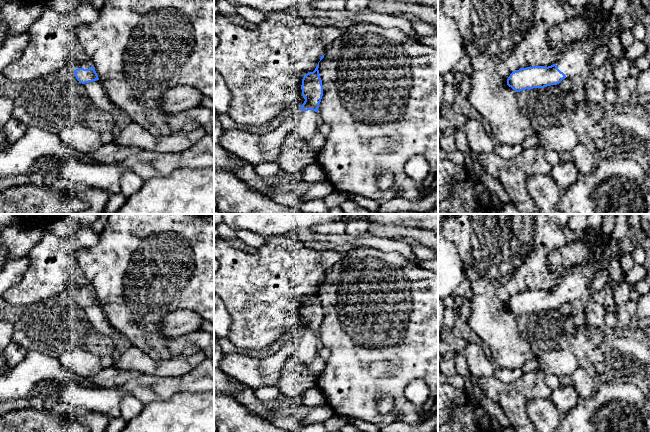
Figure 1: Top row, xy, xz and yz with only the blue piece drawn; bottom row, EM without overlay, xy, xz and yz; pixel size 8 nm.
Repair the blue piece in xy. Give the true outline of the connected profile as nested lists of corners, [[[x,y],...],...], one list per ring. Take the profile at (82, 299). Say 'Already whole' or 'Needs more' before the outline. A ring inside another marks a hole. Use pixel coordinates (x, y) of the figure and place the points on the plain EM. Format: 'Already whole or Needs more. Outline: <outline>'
Needs more. Outline: [[[88,283],[81,286],[73,286],[71,292],[74,294],[76,303],[82,307],[99,304],[98,299]]]

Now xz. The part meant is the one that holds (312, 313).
Needs more. Outline: [[[319,286],[313,296],[303,301],[301,313],[305,325],[294,337],[296,350],[292,356],[304,365],[314,361],[320,347],[318,332],[323,320],[323,309],[318,292]]]

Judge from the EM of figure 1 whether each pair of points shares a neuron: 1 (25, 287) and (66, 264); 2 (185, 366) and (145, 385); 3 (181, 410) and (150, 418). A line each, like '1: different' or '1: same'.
1: same
2: different
3: same

